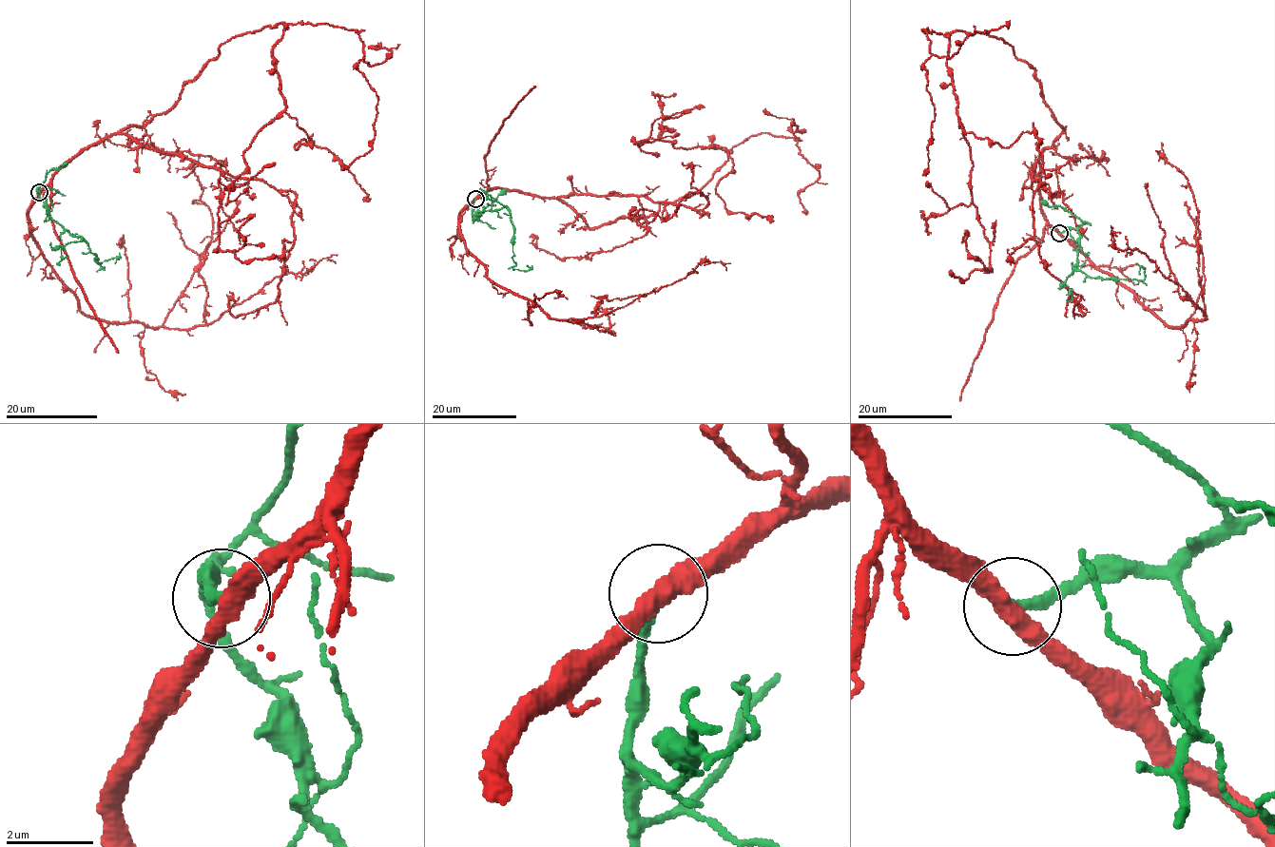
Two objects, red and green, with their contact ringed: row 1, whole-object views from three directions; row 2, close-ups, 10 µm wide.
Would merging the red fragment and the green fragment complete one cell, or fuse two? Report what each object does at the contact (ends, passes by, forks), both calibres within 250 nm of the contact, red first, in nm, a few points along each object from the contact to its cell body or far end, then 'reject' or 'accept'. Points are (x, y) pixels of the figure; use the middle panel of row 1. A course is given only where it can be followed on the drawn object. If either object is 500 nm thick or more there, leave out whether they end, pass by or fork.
red passes by; green ends there; 420 nm thick on the red side, 240 nm on the other; red runs (475, 199), (557, 197), (589, 227), (652, 215), (726, 161), (715, 144), (636, 143), (690, 110); green runs (475, 199), (473, 216), (481, 211), (508, 210), (513, 231), (512, 267), (526, 270), (527, 266); reject

